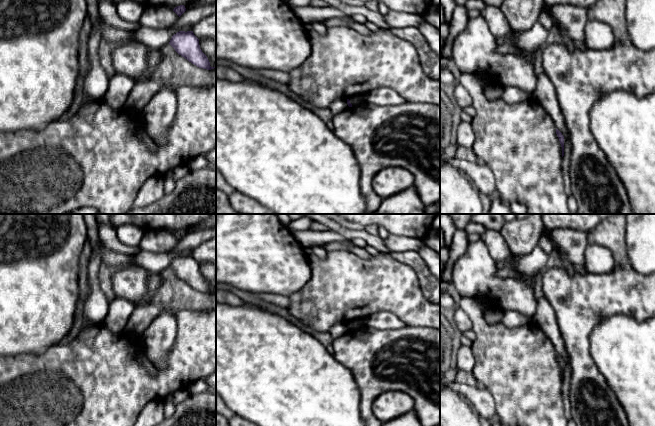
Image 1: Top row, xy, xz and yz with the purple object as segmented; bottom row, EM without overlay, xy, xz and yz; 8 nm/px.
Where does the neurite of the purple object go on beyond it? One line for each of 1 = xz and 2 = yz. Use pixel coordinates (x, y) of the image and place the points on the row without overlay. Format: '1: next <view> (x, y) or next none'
1: next none
2: next none

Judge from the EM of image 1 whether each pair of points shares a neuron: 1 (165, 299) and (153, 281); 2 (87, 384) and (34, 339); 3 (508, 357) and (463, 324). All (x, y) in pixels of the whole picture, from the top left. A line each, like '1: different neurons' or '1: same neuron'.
1: different neurons
2: different neurons
3: different neurons

